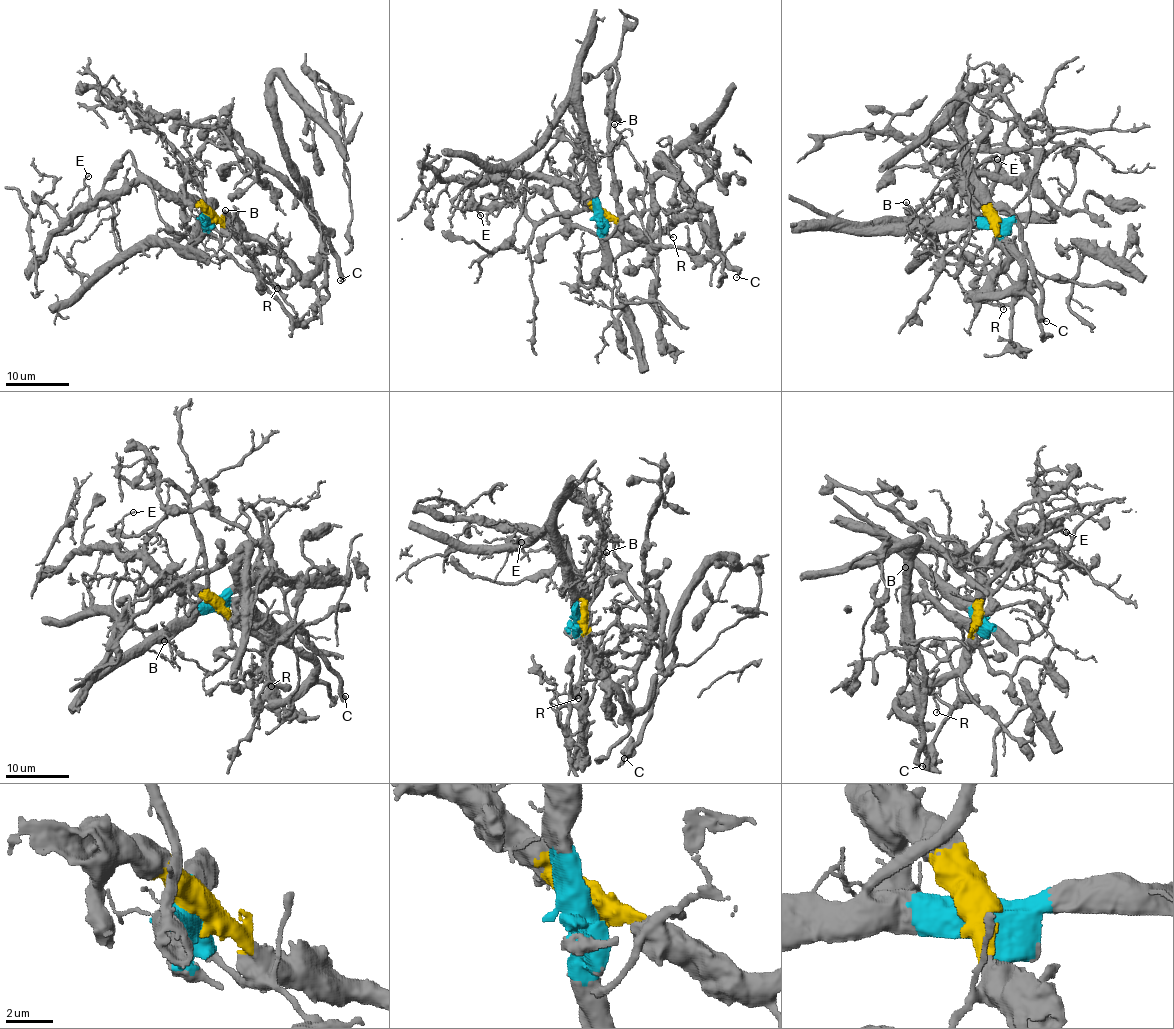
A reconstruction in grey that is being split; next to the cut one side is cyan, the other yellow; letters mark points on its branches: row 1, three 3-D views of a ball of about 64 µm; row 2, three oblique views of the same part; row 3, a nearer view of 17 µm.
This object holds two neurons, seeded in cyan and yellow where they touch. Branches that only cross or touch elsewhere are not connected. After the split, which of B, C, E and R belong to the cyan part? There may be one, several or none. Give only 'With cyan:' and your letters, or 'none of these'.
With cyan: E

